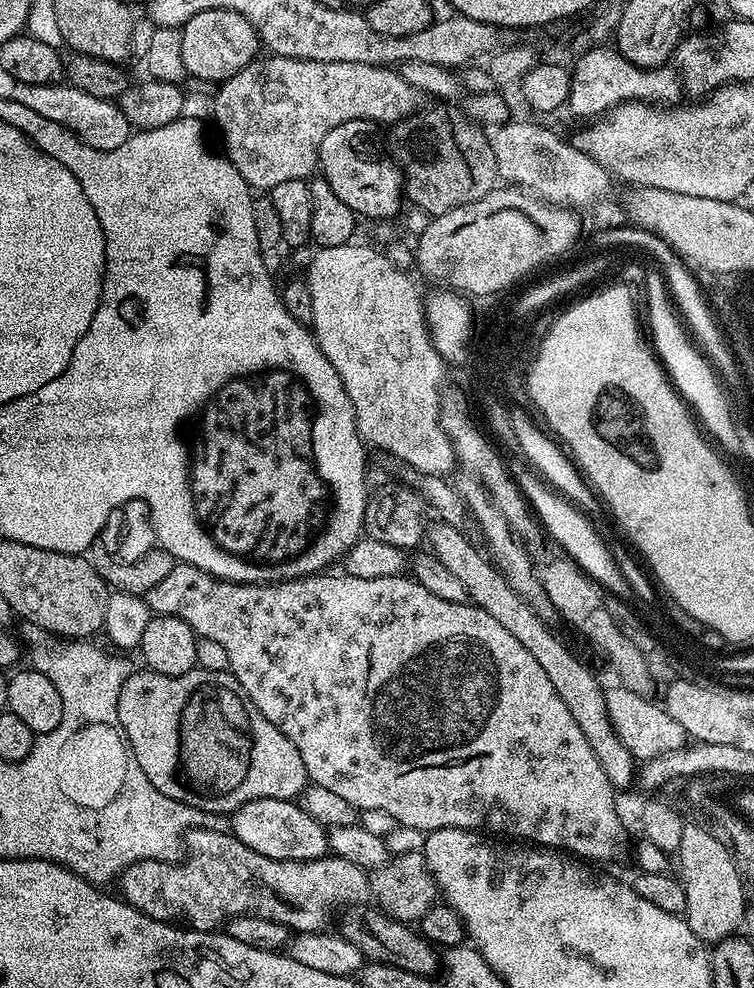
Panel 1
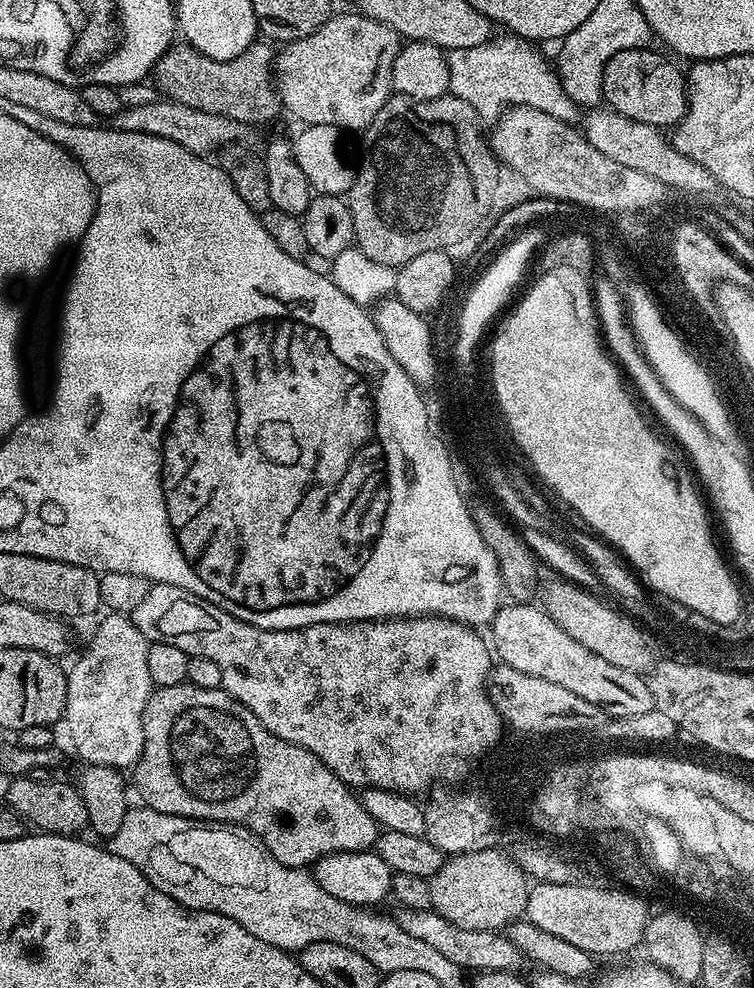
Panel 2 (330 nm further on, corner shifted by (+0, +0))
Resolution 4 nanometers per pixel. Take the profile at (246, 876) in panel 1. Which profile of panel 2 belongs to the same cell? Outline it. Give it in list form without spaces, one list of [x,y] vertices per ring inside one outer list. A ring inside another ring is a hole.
[[[404,906],[400,913],[395,913],[394,919],[406,934],[426,942],[432,949],[438,950],[445,958],[450,958],[460,969],[477,972],[510,972],[519,969],[522,962],[521,952],[507,935],[499,931],[466,930],[466,926],[454,926],[454,922],[446,922],[442,914],[432,911],[428,906]]]

